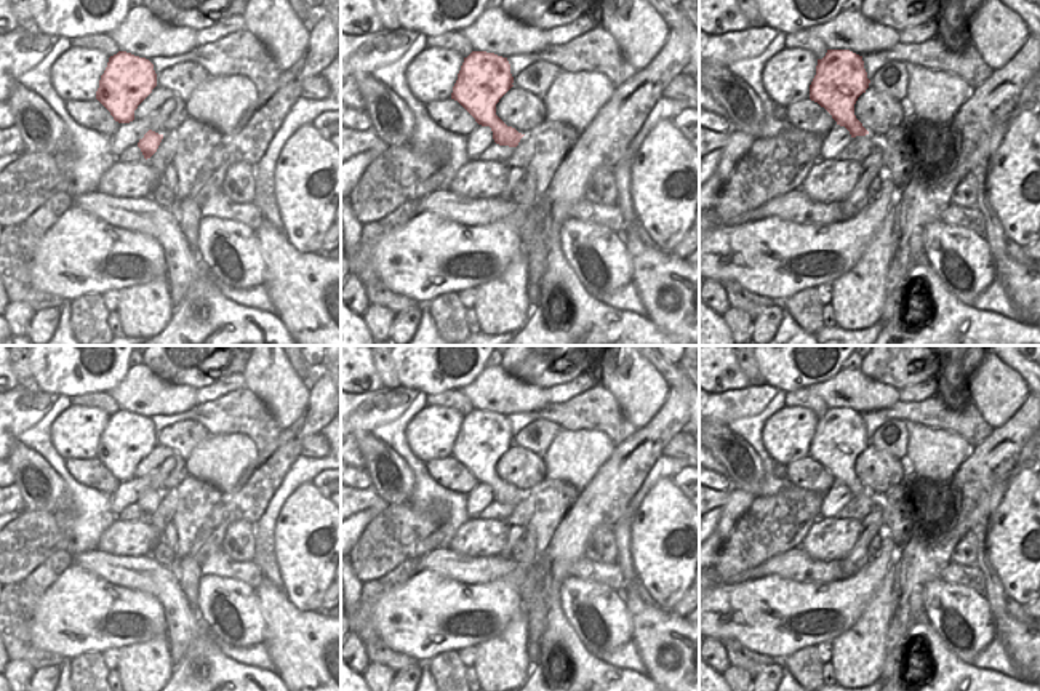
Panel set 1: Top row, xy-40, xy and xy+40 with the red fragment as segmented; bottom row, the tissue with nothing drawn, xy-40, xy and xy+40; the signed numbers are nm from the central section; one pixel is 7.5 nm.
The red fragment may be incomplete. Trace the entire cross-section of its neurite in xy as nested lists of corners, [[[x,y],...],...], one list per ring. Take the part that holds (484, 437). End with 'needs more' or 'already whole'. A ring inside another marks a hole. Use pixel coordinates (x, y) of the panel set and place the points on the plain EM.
[[[472,409],[461,424],[451,457],[458,459],[482,485],[490,485],[499,504],[517,505],[525,494],[496,473],[496,462],[514,445],[507,416]]]; already whole

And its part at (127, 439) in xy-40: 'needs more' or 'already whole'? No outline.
already whole

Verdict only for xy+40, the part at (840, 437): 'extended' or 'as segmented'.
as segmented

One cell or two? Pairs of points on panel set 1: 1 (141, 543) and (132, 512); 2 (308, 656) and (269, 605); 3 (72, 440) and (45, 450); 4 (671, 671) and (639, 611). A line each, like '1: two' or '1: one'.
1: two
2: one
3: two
4: one

